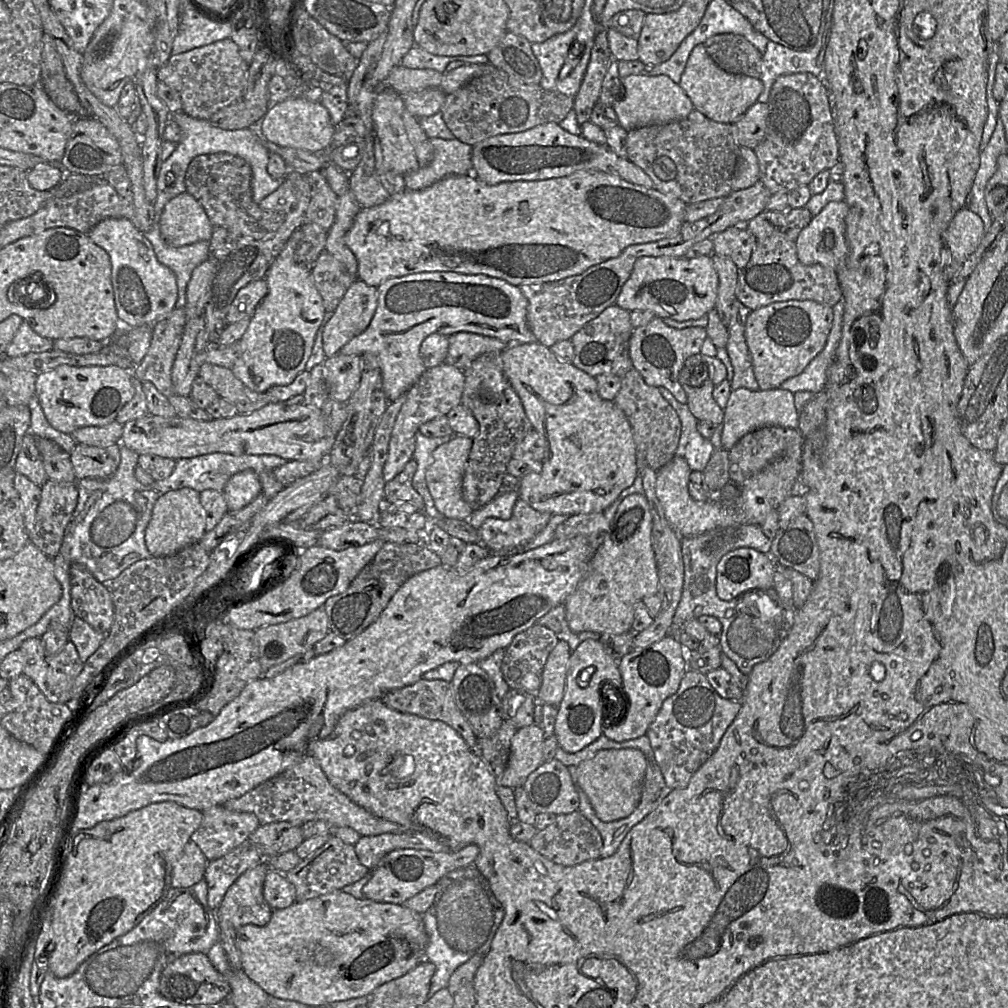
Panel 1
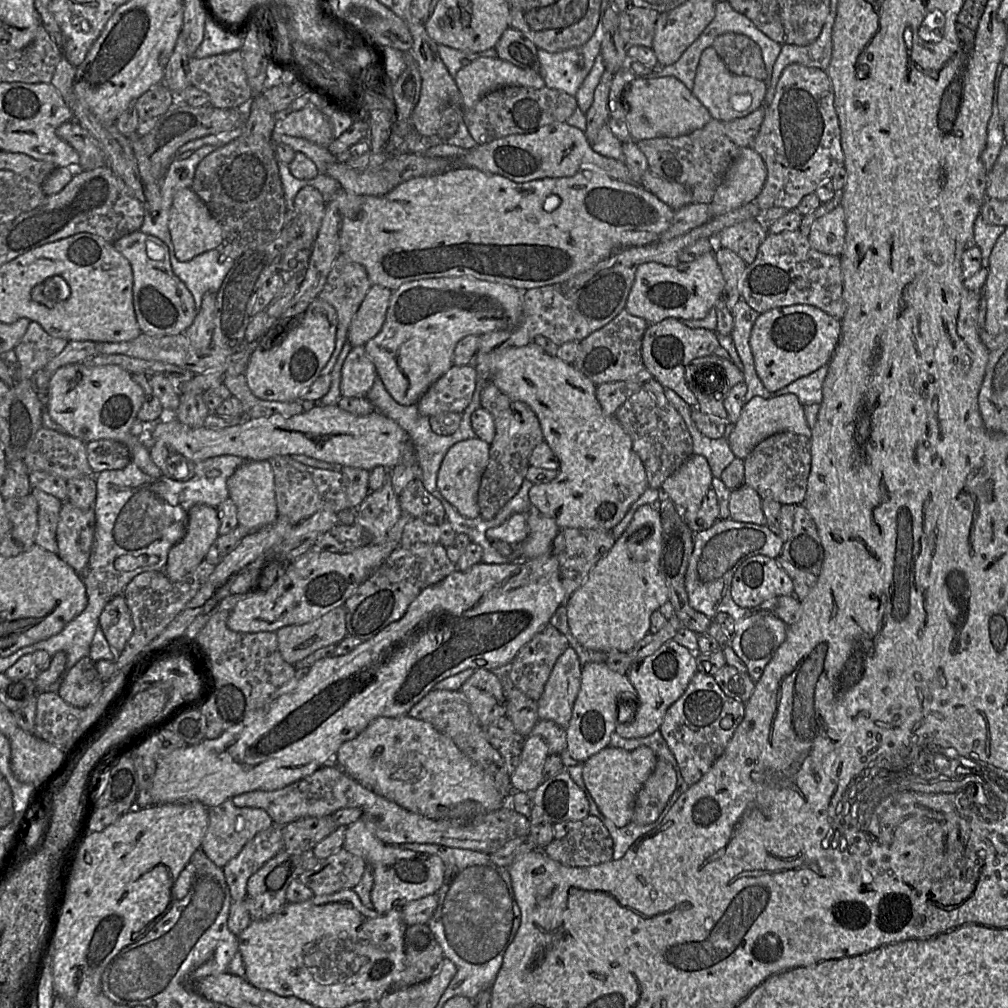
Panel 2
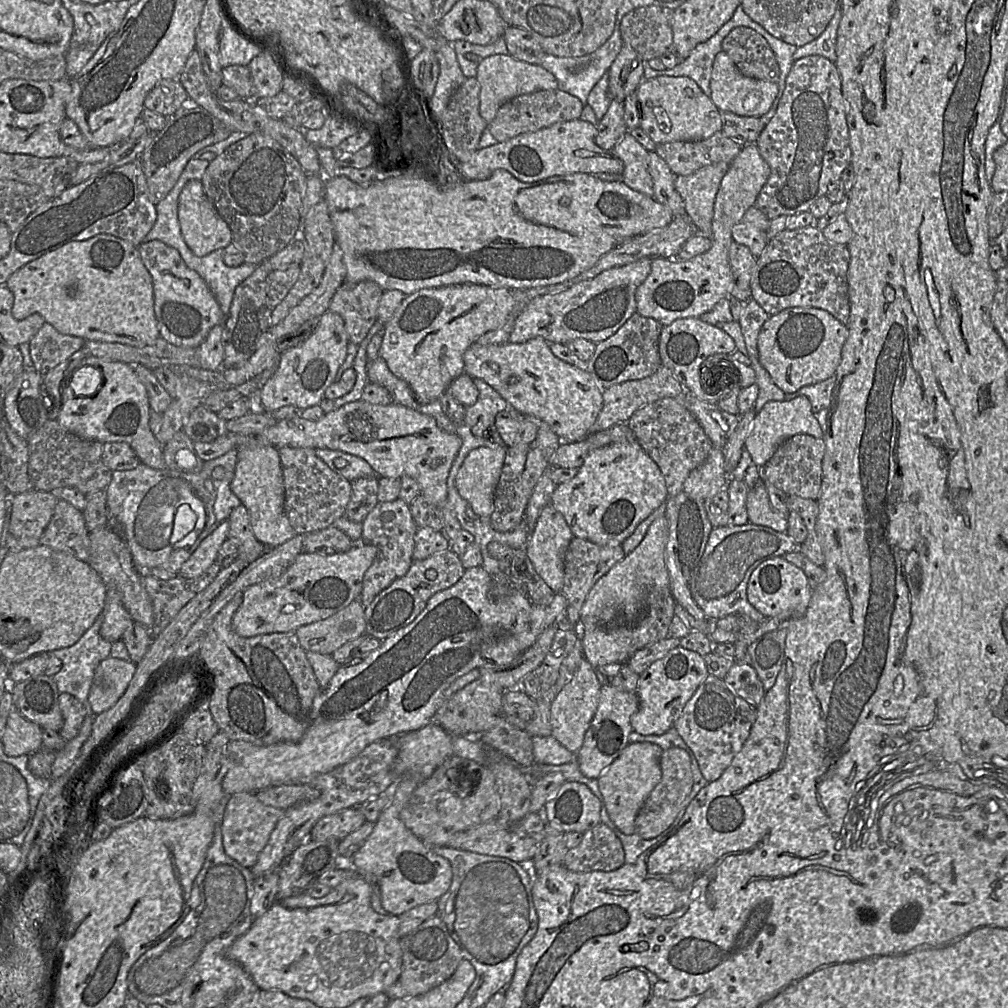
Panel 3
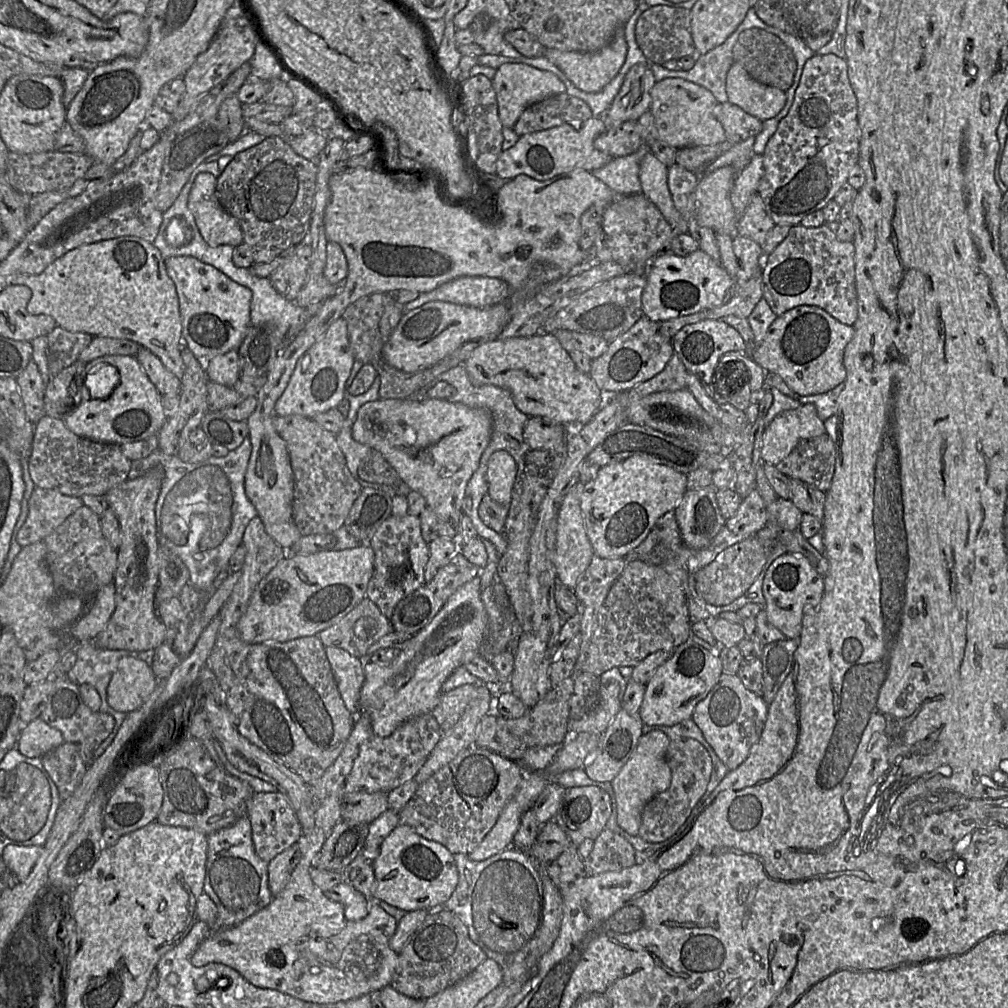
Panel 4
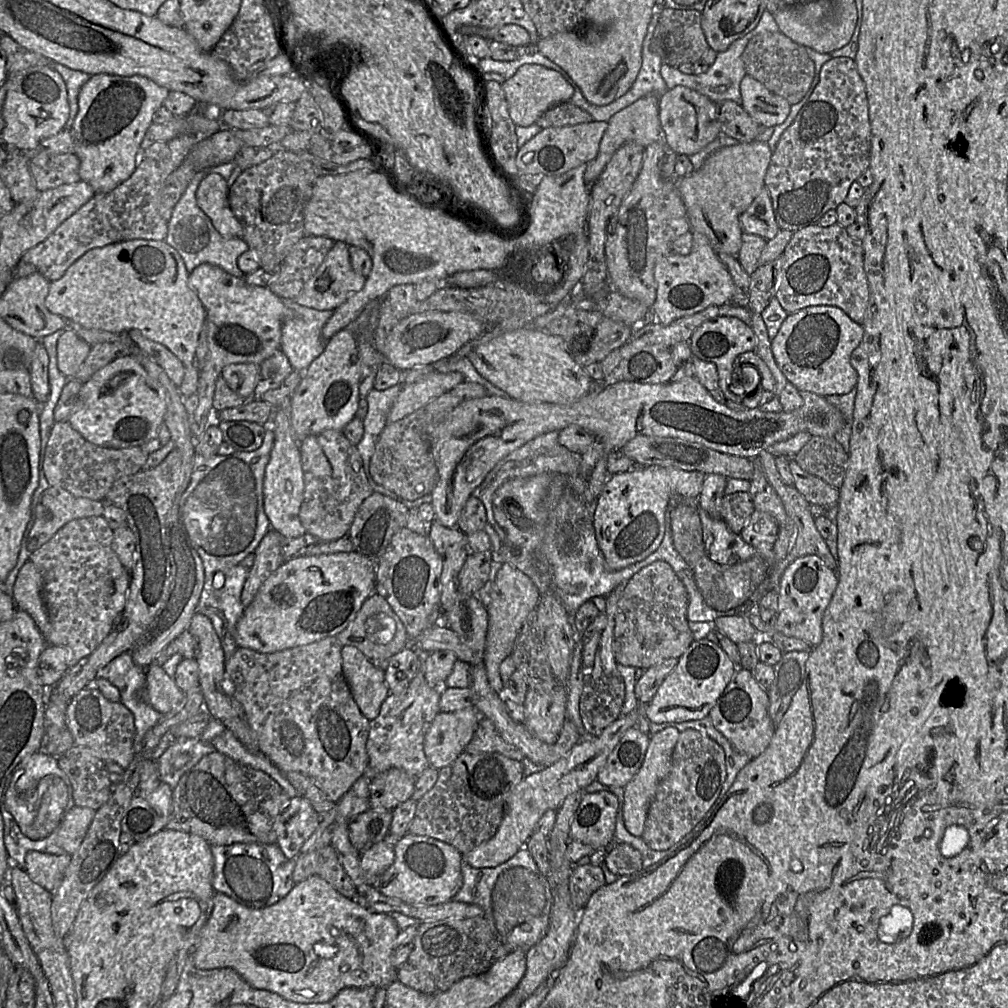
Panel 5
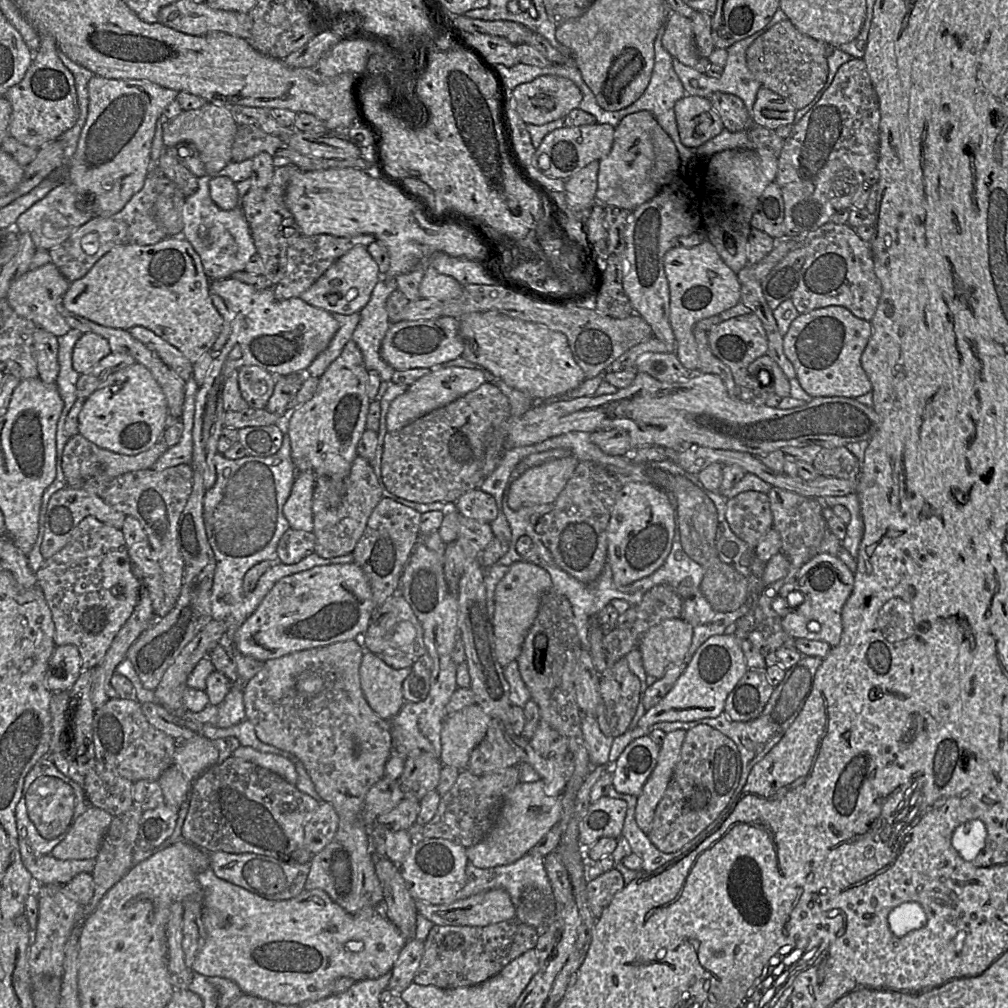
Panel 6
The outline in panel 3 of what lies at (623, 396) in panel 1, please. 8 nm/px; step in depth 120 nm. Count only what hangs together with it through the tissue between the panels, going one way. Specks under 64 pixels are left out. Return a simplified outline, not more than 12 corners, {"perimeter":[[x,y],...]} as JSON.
{"perimeter":[[680,399],[627,424],[669,497],[715,448]]}

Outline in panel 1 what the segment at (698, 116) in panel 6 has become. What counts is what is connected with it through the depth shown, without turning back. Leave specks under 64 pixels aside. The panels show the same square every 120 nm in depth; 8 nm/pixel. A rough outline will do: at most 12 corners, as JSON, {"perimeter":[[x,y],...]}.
{"perimeter":[[667,75],[621,80],[612,106],[627,132],[686,118],[694,105]]}

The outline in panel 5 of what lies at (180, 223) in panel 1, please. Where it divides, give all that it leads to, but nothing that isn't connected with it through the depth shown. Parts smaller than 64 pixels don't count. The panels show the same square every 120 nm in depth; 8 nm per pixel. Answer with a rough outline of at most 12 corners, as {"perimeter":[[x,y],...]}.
{"perimeter":[[209,173],[196,201],[226,238],[243,238],[229,205],[229,184]]}

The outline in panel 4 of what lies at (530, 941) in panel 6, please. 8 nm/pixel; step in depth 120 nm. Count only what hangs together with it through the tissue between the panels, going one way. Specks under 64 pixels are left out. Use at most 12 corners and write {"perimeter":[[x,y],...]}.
{"perimeter":[[428,913],[398,956],[389,985],[438,994],[487,959],[464,922]]}

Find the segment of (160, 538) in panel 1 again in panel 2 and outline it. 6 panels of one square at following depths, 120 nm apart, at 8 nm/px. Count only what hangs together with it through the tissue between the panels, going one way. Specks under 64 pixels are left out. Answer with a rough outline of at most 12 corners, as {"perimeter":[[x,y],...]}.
{"perimeter":[[189,508],[184,537],[171,547],[166,575],[179,581],[219,536],[215,508]]}

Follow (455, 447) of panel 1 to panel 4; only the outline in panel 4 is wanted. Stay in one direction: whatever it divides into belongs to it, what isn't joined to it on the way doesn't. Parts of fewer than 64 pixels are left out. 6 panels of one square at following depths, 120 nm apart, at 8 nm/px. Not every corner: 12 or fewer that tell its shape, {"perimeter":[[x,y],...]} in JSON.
{"perimeter":[[507,451],[493,452],[487,495],[509,505],[517,471]]}

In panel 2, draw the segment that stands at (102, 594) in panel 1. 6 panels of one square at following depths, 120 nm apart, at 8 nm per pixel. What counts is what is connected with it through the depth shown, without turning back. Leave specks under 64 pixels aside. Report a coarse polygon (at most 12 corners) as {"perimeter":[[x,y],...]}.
{"perimeter":[[122,595],[112,597],[99,617],[115,652],[133,633]]}

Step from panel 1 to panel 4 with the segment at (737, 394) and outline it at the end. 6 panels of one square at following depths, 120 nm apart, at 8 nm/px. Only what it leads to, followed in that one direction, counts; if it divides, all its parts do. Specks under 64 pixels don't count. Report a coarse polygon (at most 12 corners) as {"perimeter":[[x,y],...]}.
{"perimeter":[[813,404],[776,416],[761,458],[776,466],[801,440],[825,433]]}

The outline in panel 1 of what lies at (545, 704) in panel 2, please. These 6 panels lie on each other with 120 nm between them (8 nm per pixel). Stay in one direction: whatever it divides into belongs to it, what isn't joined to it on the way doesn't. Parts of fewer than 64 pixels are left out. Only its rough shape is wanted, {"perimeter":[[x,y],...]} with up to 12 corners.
{"perimeter":[[559,640],[542,673],[537,701],[558,707],[572,650]]}

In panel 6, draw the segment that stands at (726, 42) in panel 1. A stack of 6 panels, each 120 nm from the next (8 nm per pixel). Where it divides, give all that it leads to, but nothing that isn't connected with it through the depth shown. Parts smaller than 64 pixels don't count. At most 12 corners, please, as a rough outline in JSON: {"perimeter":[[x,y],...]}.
{"perimeter":[[790,20],[746,51],[764,87],[798,110],[828,79],[826,43]]}

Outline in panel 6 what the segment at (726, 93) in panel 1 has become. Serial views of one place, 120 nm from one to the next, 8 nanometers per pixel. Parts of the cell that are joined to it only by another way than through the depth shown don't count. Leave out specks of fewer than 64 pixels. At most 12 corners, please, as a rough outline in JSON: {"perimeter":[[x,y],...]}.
{"perimeter":[[761,86],[754,125],[775,130],[794,122],[787,98]]}

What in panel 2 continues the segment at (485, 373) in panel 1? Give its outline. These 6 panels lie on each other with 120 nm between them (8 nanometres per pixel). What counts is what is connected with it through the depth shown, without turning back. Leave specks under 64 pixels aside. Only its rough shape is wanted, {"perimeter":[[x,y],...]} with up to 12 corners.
{"perimeter":[[487,381],[495,436],[477,504],[493,519],[544,441],[536,414]]}

